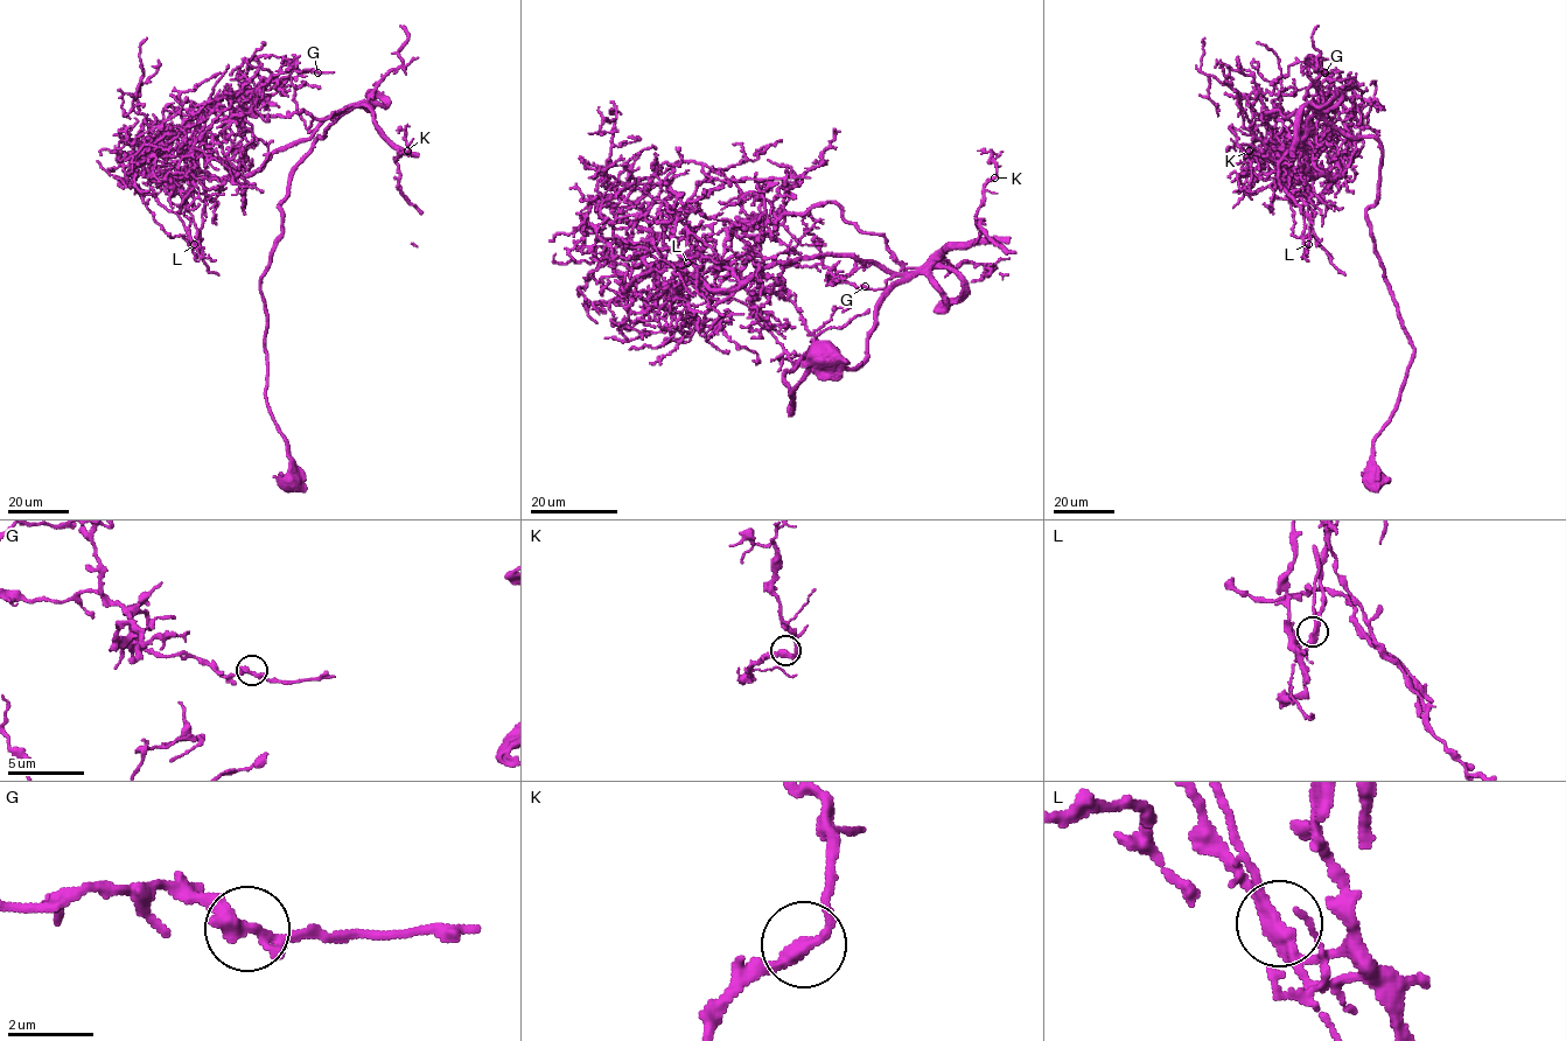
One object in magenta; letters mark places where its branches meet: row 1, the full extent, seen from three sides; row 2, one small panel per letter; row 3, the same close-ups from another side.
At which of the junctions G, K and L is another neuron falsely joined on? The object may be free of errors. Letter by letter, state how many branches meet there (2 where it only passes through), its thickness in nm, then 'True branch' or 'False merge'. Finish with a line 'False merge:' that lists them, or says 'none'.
G: Branches: 2. Thickness 320 nm. True branch
K: Branches: 2. Thickness 320 nm. True branch
L: Branches: 2. Thickness 320 nm. True branch
False merge: none

